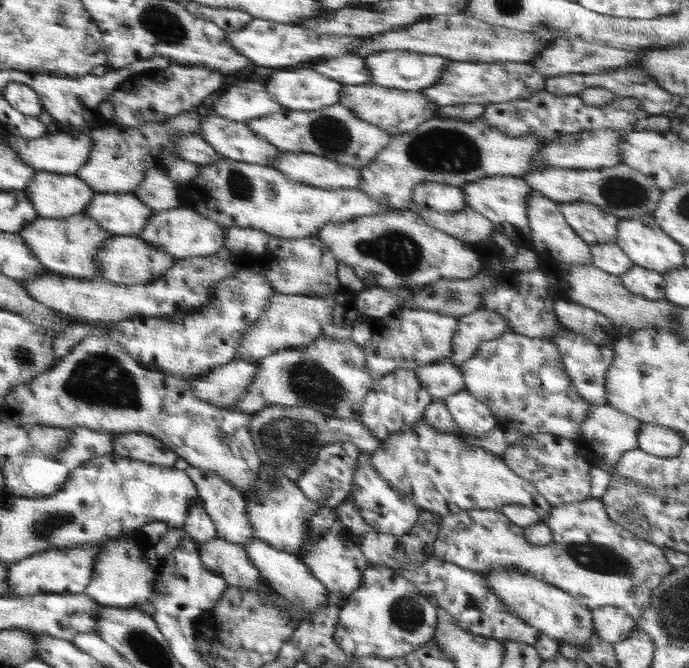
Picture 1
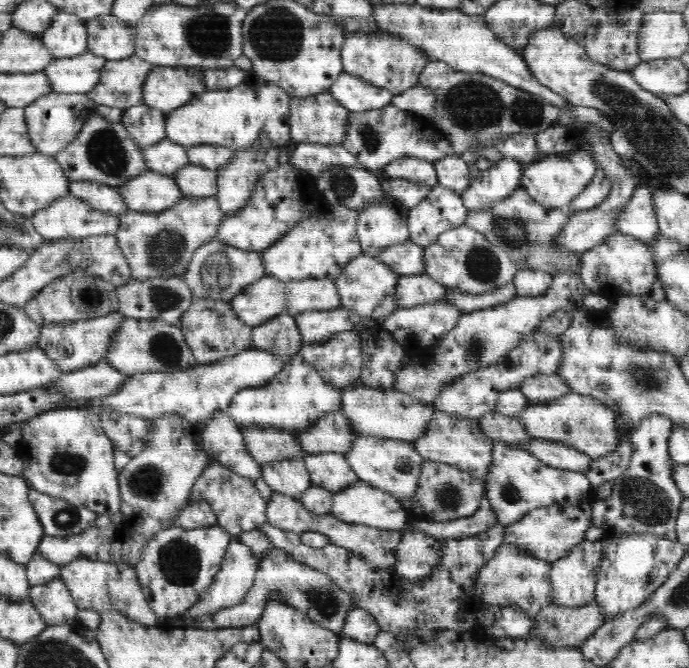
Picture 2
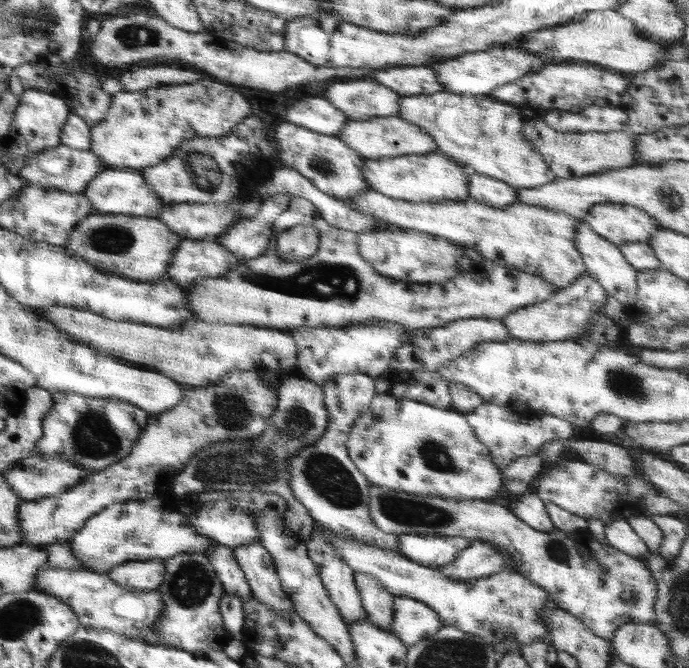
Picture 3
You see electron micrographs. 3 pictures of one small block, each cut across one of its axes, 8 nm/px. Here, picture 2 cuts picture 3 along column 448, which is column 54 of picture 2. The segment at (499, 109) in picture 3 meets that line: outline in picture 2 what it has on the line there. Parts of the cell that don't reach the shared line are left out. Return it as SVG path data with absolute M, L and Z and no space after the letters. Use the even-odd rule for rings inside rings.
M54 91L31 102L24 108L25 121L29 139L35 146L36 153L55 156L63 151L76 138L87 118L96 113L96 105L87 97L87 93L64 94Z

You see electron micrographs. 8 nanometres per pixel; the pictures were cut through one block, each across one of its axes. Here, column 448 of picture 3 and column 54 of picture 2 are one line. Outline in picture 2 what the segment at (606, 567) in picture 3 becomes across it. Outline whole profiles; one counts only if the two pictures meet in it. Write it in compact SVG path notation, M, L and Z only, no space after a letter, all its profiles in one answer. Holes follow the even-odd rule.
M30 487L29 501L43 526L44 534L51 537L67 537L80 534L94 526L99 514L83 506L76 506L60 498L38 492Z

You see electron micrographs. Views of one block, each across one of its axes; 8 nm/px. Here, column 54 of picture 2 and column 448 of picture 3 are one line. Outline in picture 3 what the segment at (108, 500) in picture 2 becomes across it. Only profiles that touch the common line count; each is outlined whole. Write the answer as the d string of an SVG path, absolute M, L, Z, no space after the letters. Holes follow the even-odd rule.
M387 392L375 395L368 408L356 419L346 448L349 458L371 484L410 494L498 501L503 492L502 468L492 462L488 448L482 445L468 424L465 413L453 408L441 409L410 398L398 398Z

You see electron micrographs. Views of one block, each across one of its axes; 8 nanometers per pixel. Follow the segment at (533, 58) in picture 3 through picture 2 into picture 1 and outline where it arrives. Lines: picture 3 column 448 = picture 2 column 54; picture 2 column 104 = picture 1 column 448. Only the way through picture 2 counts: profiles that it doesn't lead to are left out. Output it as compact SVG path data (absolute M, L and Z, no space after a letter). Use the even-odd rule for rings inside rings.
M384 51L364 58L371 83L384 88L420 91L433 85L451 58L409 51Z

